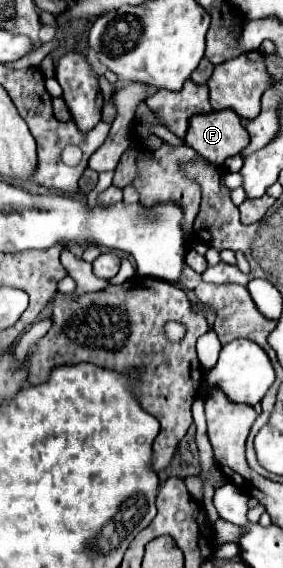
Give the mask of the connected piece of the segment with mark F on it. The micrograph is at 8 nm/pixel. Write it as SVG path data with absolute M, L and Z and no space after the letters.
M225 108L193 116L189 120L185 144L207 162L221 166L229 156L239 154L249 144L249 136L241 118L231 108Z

